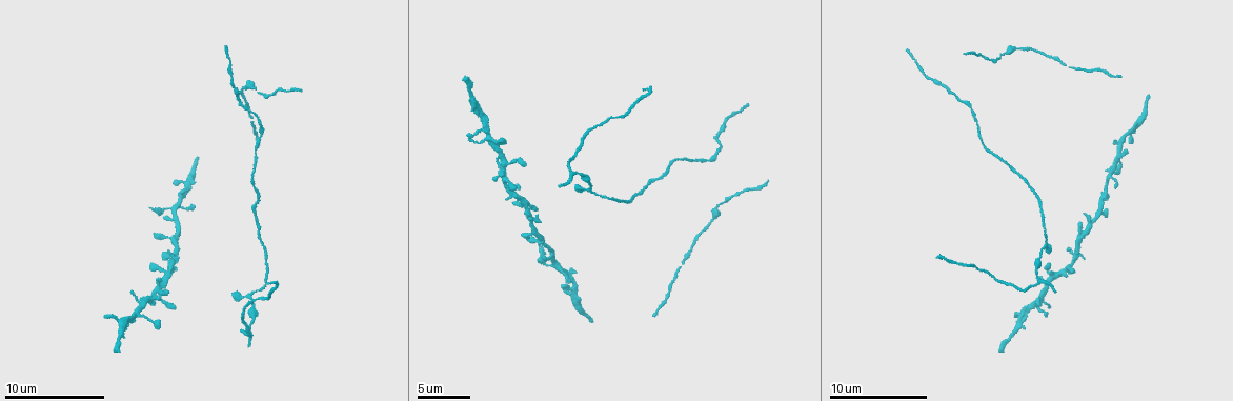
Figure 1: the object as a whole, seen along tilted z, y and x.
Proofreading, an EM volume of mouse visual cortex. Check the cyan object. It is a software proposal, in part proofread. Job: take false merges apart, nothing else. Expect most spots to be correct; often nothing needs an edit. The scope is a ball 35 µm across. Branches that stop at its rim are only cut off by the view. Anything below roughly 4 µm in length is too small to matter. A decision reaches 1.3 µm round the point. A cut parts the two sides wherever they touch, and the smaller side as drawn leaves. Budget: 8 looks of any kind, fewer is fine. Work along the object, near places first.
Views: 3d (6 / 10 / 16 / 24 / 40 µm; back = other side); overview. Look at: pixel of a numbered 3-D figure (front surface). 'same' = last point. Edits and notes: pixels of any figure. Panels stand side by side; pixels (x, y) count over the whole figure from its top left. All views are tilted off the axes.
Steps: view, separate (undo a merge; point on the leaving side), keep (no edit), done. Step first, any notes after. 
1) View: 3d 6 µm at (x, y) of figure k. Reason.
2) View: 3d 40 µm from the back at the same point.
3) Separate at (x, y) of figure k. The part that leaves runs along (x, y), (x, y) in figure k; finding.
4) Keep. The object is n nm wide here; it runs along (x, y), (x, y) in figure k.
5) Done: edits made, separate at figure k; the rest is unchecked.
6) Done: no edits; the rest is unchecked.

View: 3d 10 µm at (590, 188) of figure 1. Three arms meet.

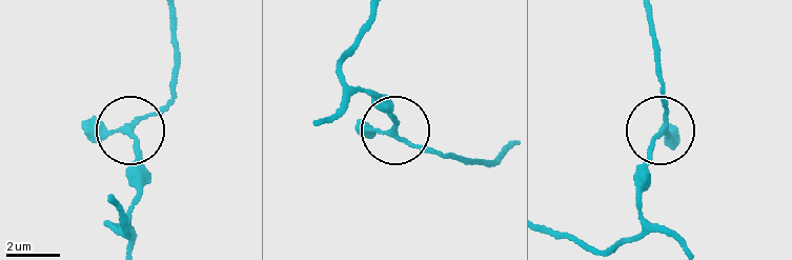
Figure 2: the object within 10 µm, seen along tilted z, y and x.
Keep. All the same neuron.

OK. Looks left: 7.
View: 3d 6 µm at (154, 296) of figure 1.

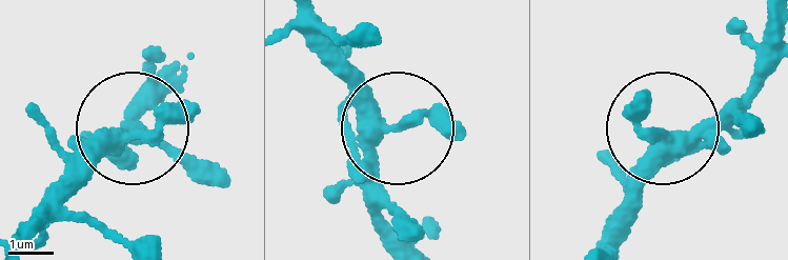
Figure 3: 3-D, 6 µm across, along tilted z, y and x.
Keep. One neuron here.

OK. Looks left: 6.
View: 3d 16 µm at (527, 204) of figure 1. Looks like a crossing.

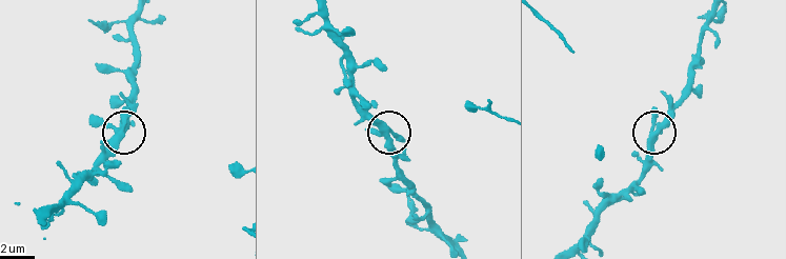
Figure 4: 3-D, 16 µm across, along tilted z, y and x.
Keep. 4 arms meet here; all the same neuron.

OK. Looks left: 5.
View: 3d 10 µm at (1111, 172) of figure 1. Four-way junction.

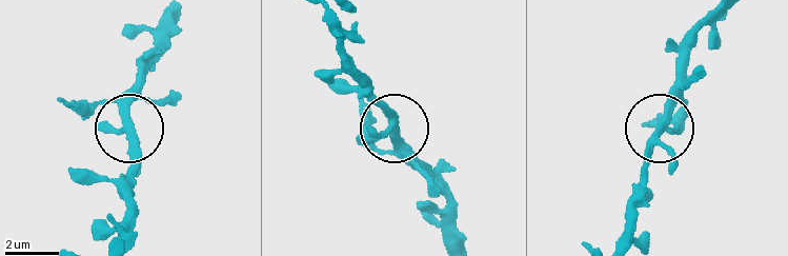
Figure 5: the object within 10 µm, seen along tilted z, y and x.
Keep. It runs along (617, 243), (682, 66) in figure 5; all the same neuron.

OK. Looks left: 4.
Done: no edits; the rest is unchecked.

